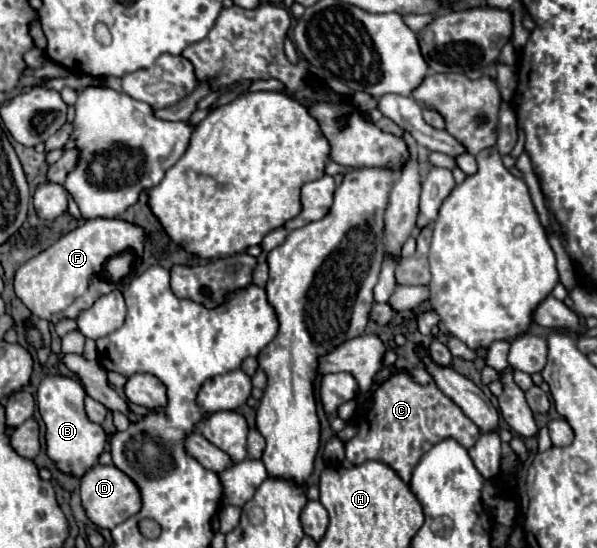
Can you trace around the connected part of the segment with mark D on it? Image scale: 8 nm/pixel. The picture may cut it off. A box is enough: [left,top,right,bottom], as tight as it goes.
[80,464,140,530]

